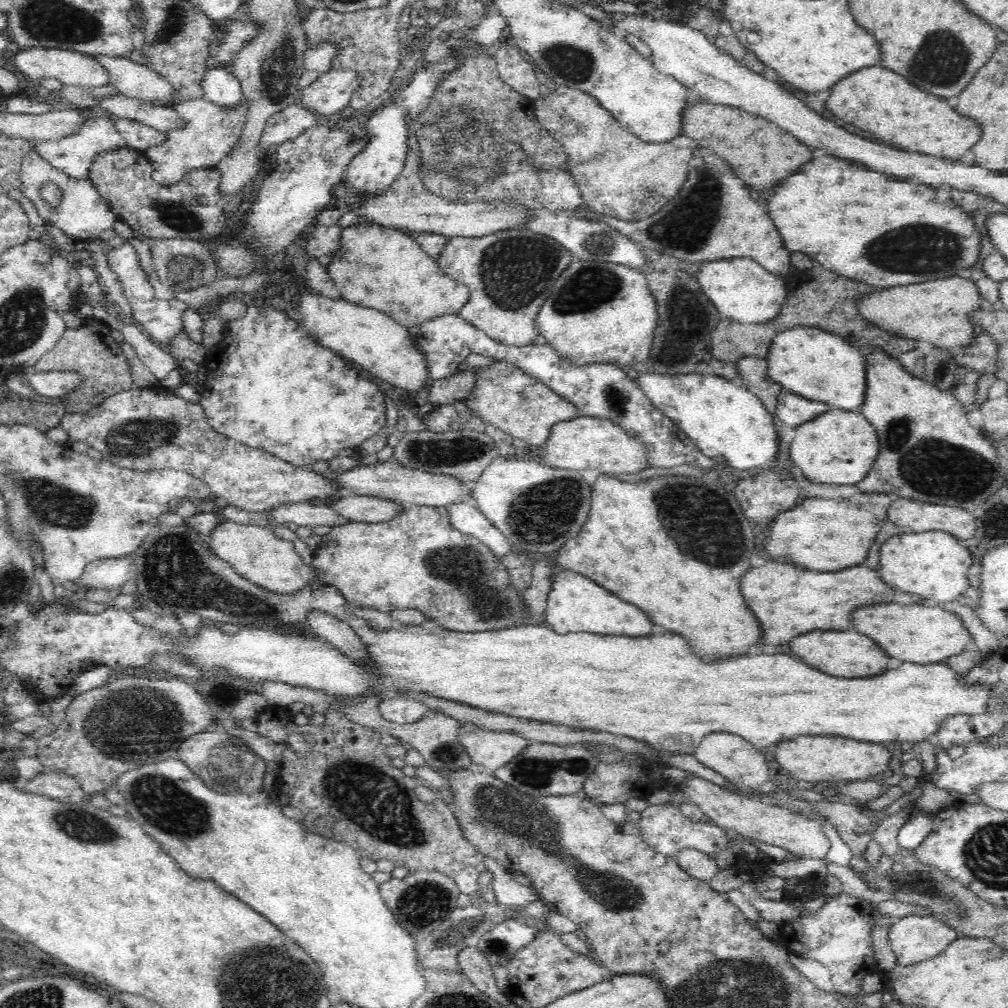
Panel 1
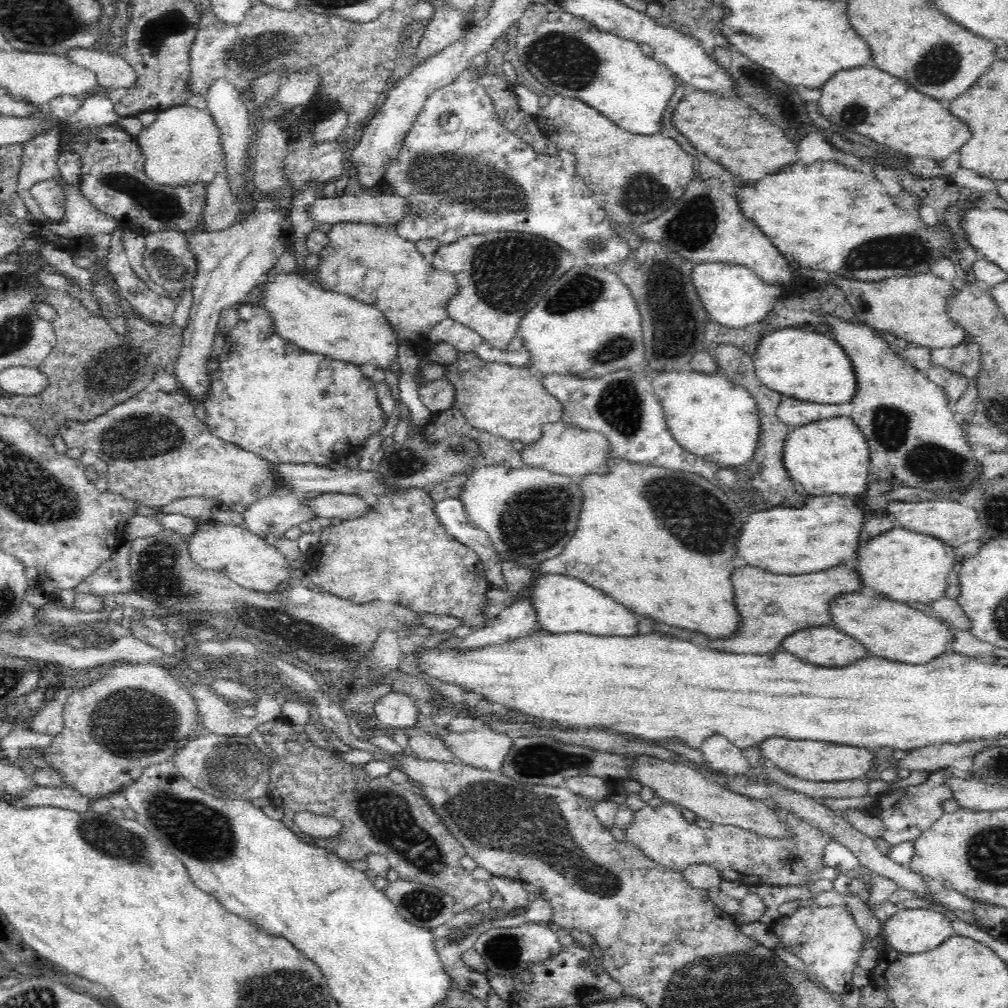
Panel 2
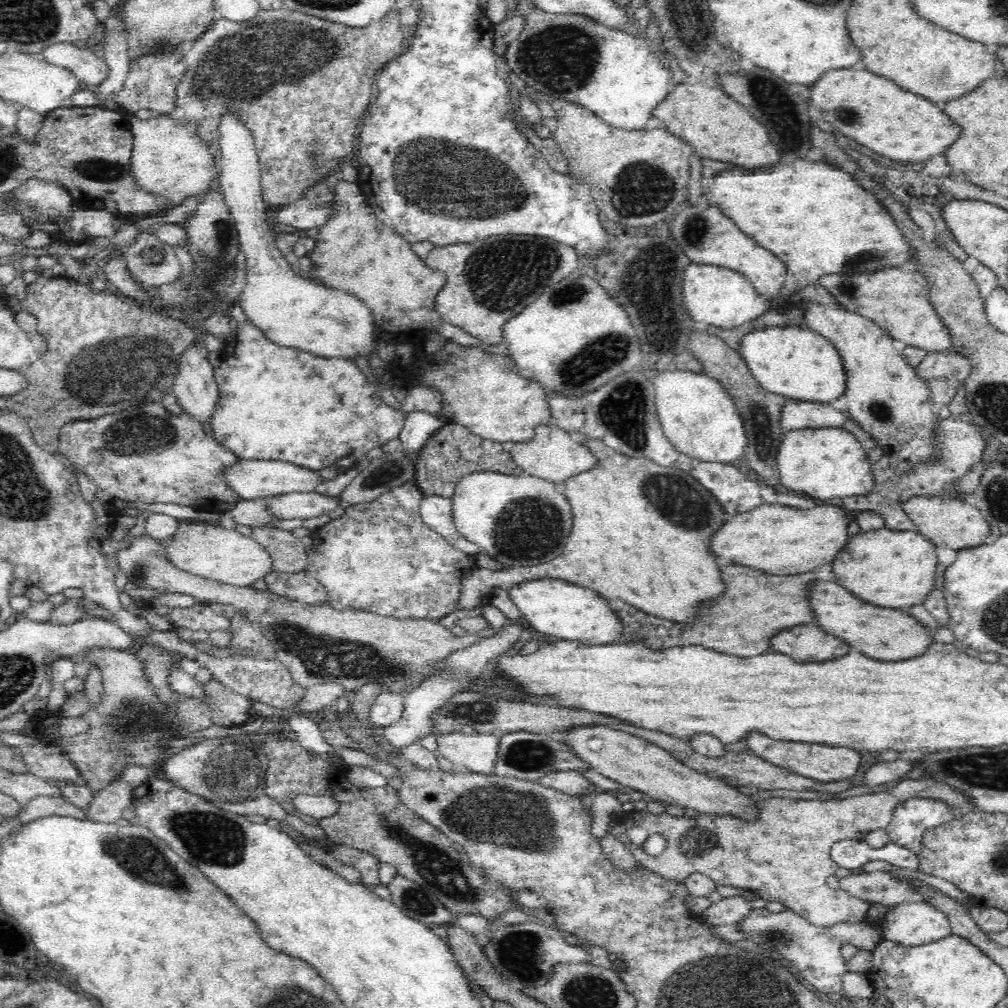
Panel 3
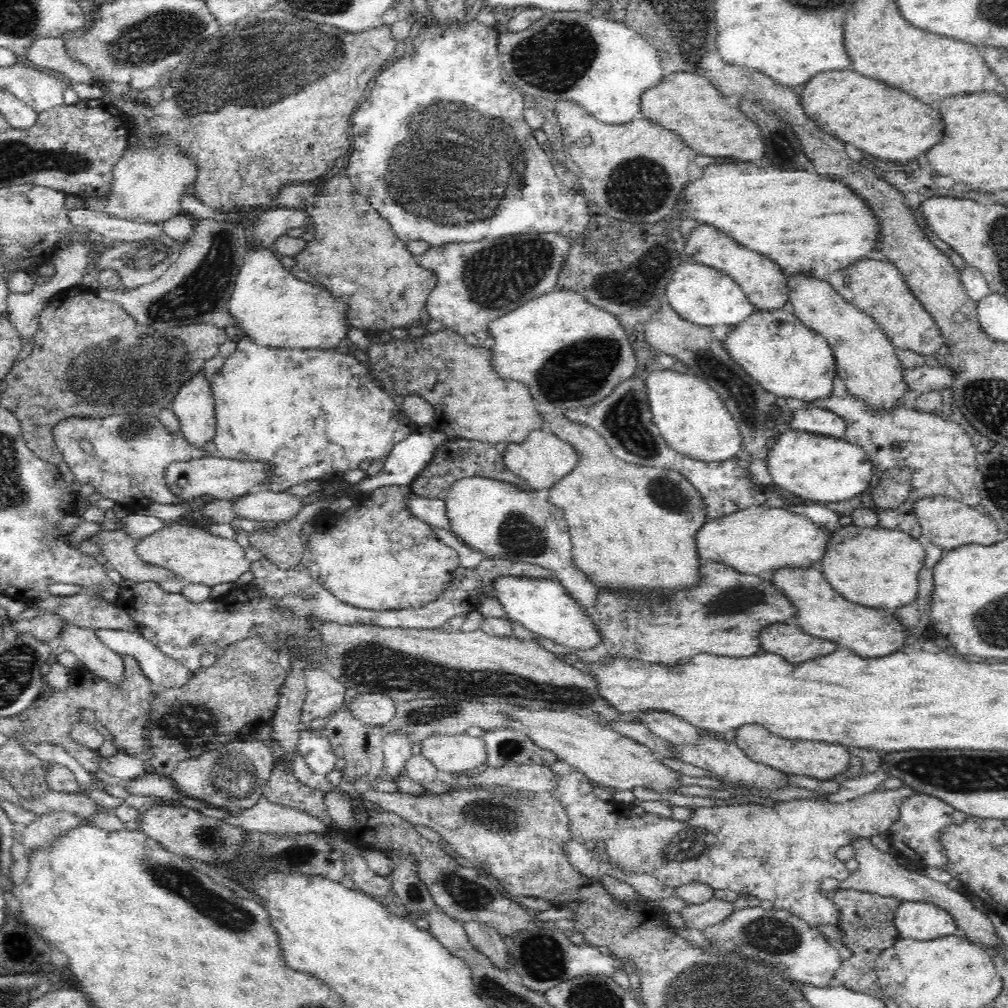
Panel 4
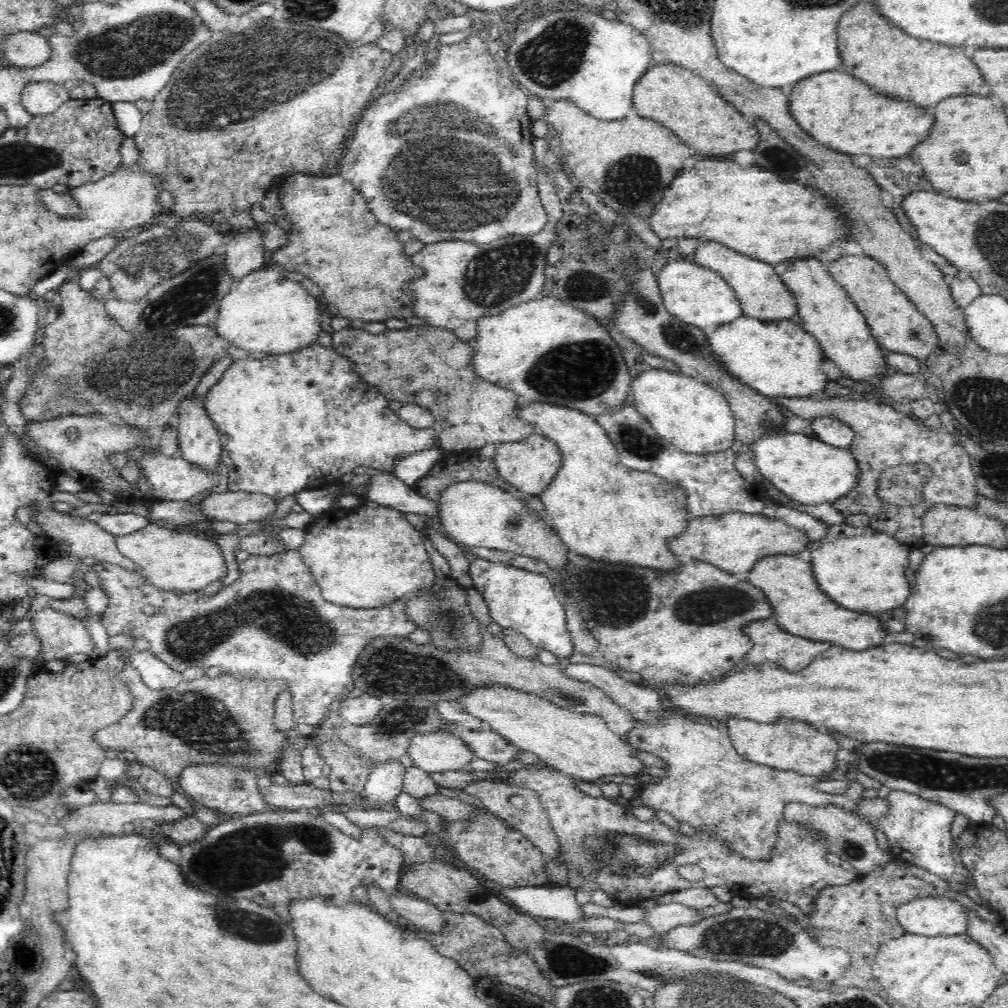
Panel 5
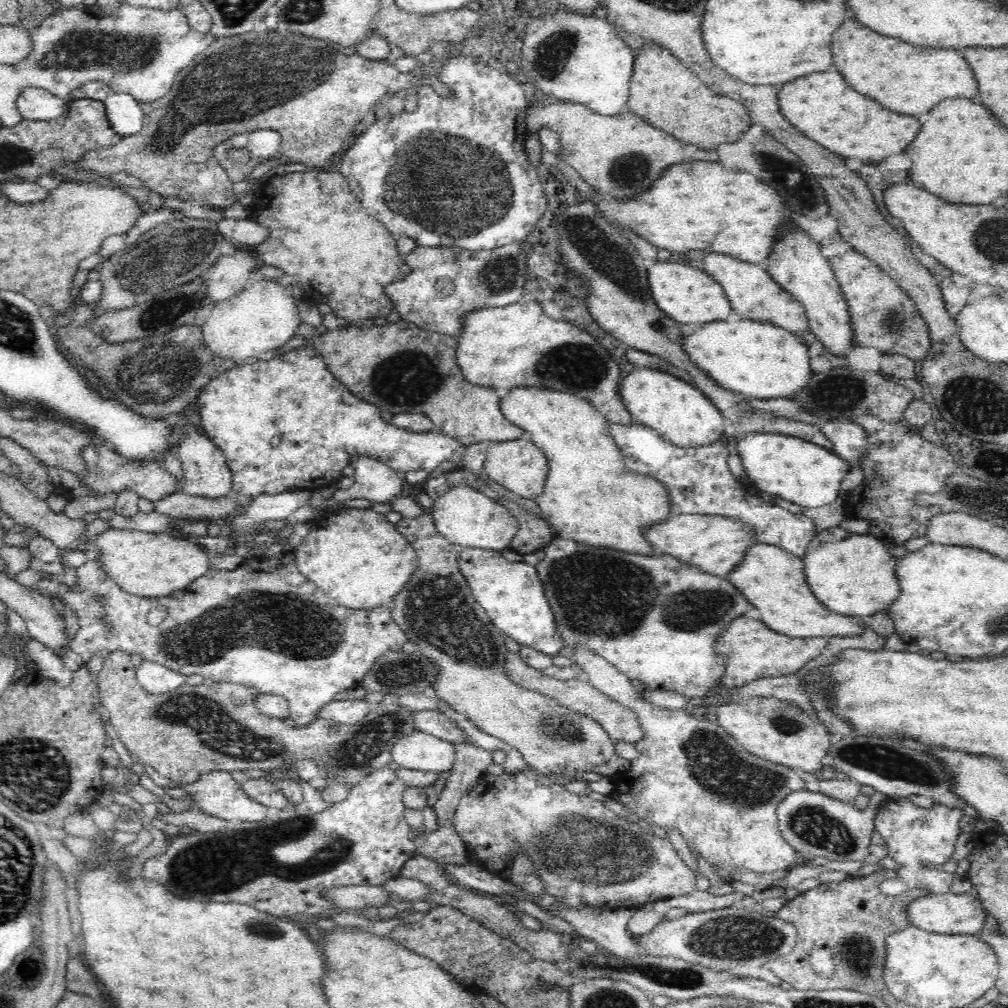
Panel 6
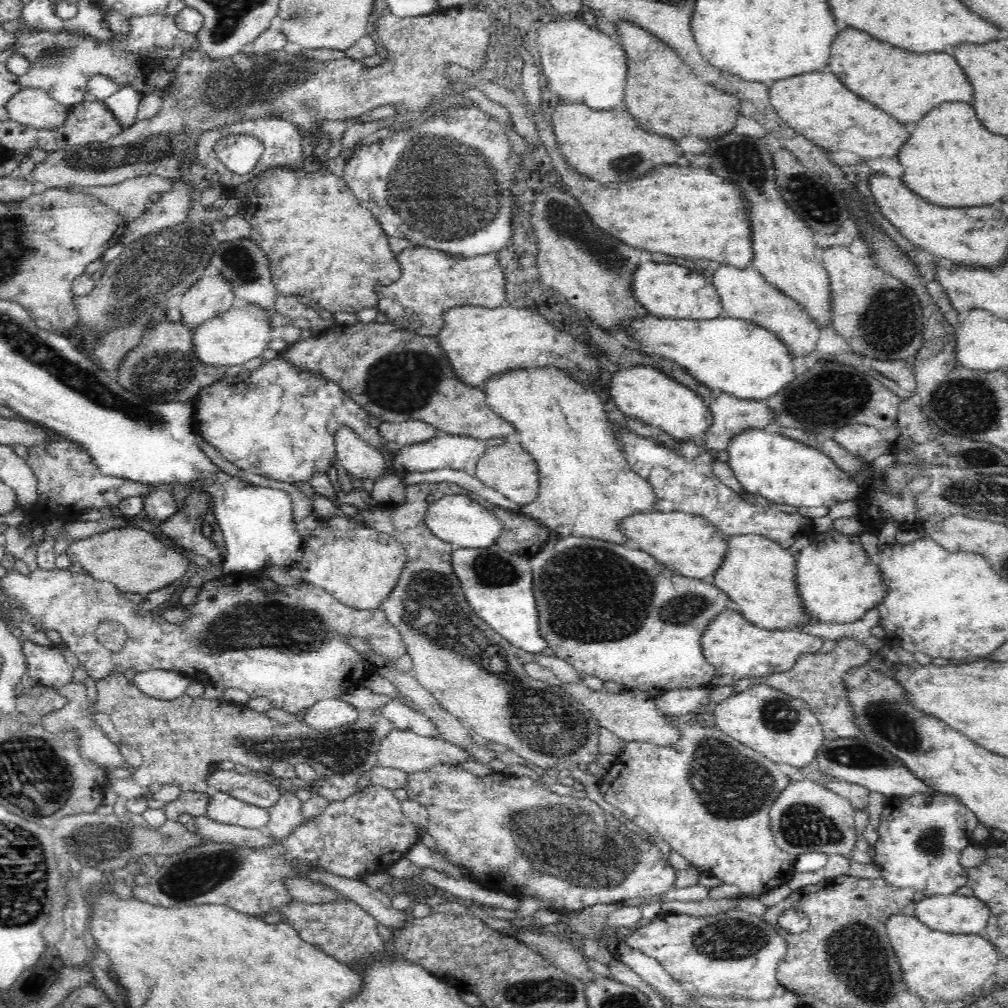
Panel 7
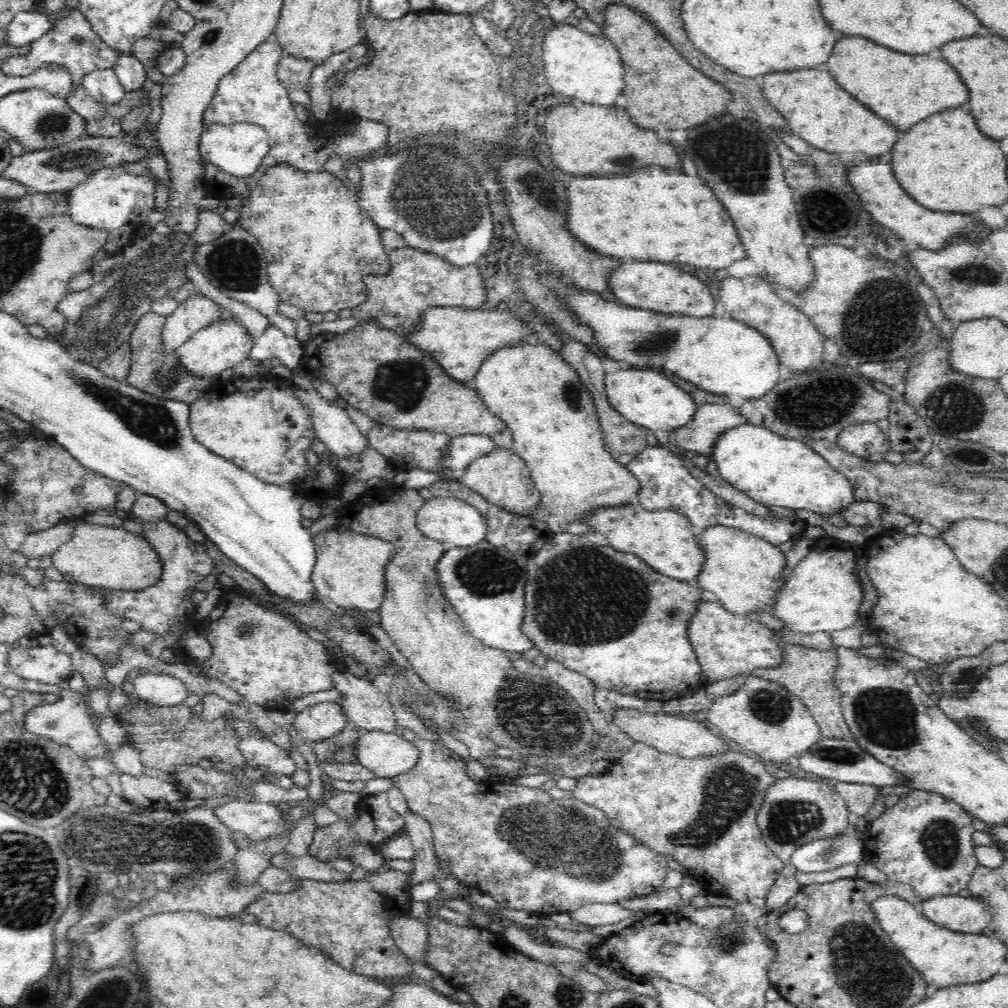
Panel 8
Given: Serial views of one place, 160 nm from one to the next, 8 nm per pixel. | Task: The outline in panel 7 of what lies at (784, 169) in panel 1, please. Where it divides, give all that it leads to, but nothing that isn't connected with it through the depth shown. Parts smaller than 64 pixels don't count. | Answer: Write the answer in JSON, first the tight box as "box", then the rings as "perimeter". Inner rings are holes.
{"box":[618,22,743,140],"perimeter":[[[618,22],[618,36],[628,54],[626,104],[642,128],[650,128],[652,132],[676,140],[686,136],[714,140],[735,130],[736,122],[743,116],[736,97],[704,84],[704,80],[700,82],[699,74],[691,66],[643,28],[629,22]]]}

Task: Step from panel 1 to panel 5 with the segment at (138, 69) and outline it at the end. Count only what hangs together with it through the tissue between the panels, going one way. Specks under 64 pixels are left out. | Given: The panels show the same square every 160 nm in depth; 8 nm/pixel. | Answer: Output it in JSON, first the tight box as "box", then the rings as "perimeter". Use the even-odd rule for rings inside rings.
{"box":[2,31,52,68],"perimeter":[[[30,31],[12,34],[6,43],[2,59],[7,64],[20,68],[36,68],[52,58],[52,45],[46,37]]]}

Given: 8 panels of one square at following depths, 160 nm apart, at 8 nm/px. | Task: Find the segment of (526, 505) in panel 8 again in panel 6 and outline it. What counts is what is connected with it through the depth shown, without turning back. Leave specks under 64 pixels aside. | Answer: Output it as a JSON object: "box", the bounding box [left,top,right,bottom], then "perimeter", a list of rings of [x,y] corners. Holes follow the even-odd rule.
{"box":[484,440,550,499],"perimeter":[[[510,440],[508,442],[493,442],[487,450],[484,462],[484,470],[496,483],[502,485],[505,490],[510,490],[522,498],[535,499],[544,492],[550,461],[546,453],[530,440]]]}

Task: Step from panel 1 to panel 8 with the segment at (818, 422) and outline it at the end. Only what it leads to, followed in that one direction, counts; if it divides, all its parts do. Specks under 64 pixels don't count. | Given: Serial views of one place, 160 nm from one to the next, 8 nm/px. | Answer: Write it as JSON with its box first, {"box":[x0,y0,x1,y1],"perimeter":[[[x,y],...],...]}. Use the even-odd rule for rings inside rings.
{"box":[711,423,856,515],"perimeter":[[[752,423],[726,430],[716,440],[711,456],[724,480],[766,507],[784,506],[832,515],[856,501],[850,480],[806,443]]]}

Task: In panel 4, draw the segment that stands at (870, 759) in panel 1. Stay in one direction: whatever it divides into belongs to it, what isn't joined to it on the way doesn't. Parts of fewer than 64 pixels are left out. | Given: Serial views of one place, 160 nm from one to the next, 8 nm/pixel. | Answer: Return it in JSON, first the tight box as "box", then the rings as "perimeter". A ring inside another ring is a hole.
{"box":[735,724,853,780],"perimeter":[[[744,724],[735,732],[735,742],[750,759],[782,773],[809,776],[818,780],[842,779],[853,773],[852,769],[848,768],[851,756],[848,747],[814,740],[780,738],[768,732],[760,724]]]}

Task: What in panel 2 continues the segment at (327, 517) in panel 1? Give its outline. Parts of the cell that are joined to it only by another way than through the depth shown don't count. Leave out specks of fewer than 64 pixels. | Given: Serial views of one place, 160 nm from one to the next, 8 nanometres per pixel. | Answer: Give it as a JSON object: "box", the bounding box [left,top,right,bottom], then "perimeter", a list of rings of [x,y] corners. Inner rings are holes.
{"box":[243,492,316,537],"perimeter":[[[294,492],[266,496],[243,513],[246,528],[260,537],[283,536],[286,530],[300,526],[316,518],[316,512],[308,507],[302,497]]]}

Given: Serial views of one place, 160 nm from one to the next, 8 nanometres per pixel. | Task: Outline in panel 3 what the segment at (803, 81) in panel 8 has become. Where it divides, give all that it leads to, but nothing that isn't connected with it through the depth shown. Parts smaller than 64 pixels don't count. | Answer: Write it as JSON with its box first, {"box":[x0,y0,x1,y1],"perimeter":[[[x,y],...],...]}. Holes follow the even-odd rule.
{"box":[812,70,962,160],"perimeter":[[[834,70],[812,88],[812,106],[844,136],[894,160],[926,160],[946,152],[962,134],[962,128],[942,108],[918,94],[906,92],[892,80],[870,70]]]}

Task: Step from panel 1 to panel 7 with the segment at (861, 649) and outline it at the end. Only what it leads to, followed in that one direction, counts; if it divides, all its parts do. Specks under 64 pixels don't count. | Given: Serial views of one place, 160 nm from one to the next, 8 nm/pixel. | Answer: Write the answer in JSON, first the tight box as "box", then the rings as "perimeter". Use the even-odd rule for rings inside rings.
{"box":[702,610,823,686],"perimeter":[[[734,610],[716,616],[702,638],[704,657],[708,663],[716,667],[713,681],[715,686],[730,686],[742,678],[764,678],[786,672],[798,662],[800,656],[818,653],[823,644],[823,638],[806,632],[770,631],[759,628]]]}

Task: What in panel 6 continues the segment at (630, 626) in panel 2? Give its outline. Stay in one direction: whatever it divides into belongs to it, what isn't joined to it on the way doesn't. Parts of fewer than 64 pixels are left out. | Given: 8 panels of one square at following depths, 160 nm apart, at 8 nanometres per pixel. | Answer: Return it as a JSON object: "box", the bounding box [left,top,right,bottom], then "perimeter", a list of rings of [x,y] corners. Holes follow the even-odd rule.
{"box":[458,548,565,656],"perimeter":[[[465,548],[458,554],[458,567],[476,601],[503,635],[511,637],[519,645],[534,647],[548,656],[560,654],[565,641],[561,633],[557,632],[556,616],[535,566],[522,560],[508,561],[502,556],[502,551]]]}

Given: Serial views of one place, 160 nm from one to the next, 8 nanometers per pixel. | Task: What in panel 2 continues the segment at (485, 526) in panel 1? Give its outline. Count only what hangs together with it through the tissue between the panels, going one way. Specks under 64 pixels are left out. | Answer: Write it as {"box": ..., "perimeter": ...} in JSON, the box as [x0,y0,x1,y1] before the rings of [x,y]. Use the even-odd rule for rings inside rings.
{"box":[436,495,504,587],"perimeter":[[[460,495],[436,501],[436,515],[440,517],[442,525],[448,529],[450,534],[454,535],[454,538],[478,552],[478,555],[484,561],[485,576],[492,587],[502,586],[504,584],[502,557],[496,551],[496,545],[490,539],[490,535],[480,529],[476,523],[472,523]]]}

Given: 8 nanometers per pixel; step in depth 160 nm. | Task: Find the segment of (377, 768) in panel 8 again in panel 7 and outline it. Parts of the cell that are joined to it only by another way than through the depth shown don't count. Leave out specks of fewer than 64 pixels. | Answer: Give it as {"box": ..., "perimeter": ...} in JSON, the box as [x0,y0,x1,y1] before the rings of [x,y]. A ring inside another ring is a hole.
{"box":[378,729,468,773],"perimeter":[[[398,729],[390,732],[382,740],[382,746],[380,746],[380,752],[378,752],[380,766],[400,768],[400,770],[410,771],[411,773],[430,770],[430,768],[440,766],[440,764],[459,764],[468,760],[468,754],[458,745],[442,739],[436,740],[436,738],[422,736],[412,731]]]}

